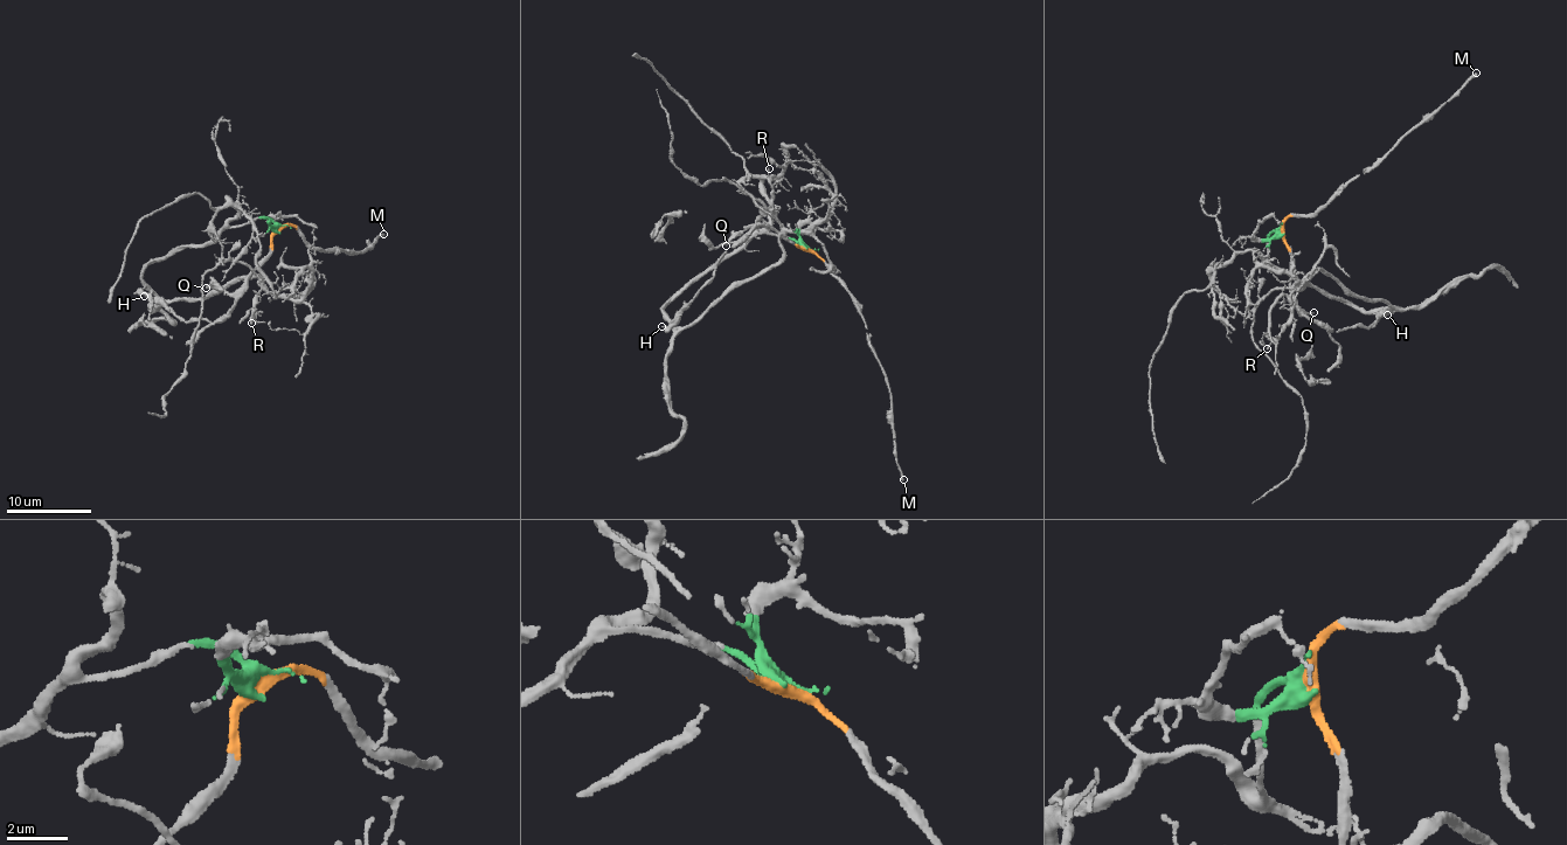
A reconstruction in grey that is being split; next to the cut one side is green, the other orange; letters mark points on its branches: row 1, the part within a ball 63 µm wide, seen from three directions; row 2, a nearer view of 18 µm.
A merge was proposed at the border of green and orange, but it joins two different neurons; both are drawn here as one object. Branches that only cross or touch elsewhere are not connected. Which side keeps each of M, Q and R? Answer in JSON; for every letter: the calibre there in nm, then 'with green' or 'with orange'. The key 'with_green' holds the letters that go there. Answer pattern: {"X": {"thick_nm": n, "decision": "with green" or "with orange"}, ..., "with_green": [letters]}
{"M": {"thick_nm": 200, "decision": "with orange"}, "Q": {"thick_nm": 160, "decision": "with orange"}, "R": {"thick_nm": 120, "decision": "with green"}, "with_green": ["R"]}

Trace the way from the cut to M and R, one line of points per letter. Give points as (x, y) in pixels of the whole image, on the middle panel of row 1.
M: (805, 248), (823, 261), (862, 317), (889, 390), (894, 455), (903, 480)
R: (805, 248), (756, 233), (664, 306), (666, 319), (691, 327), (740, 284), (777, 265), (781, 235), (768, 167)

